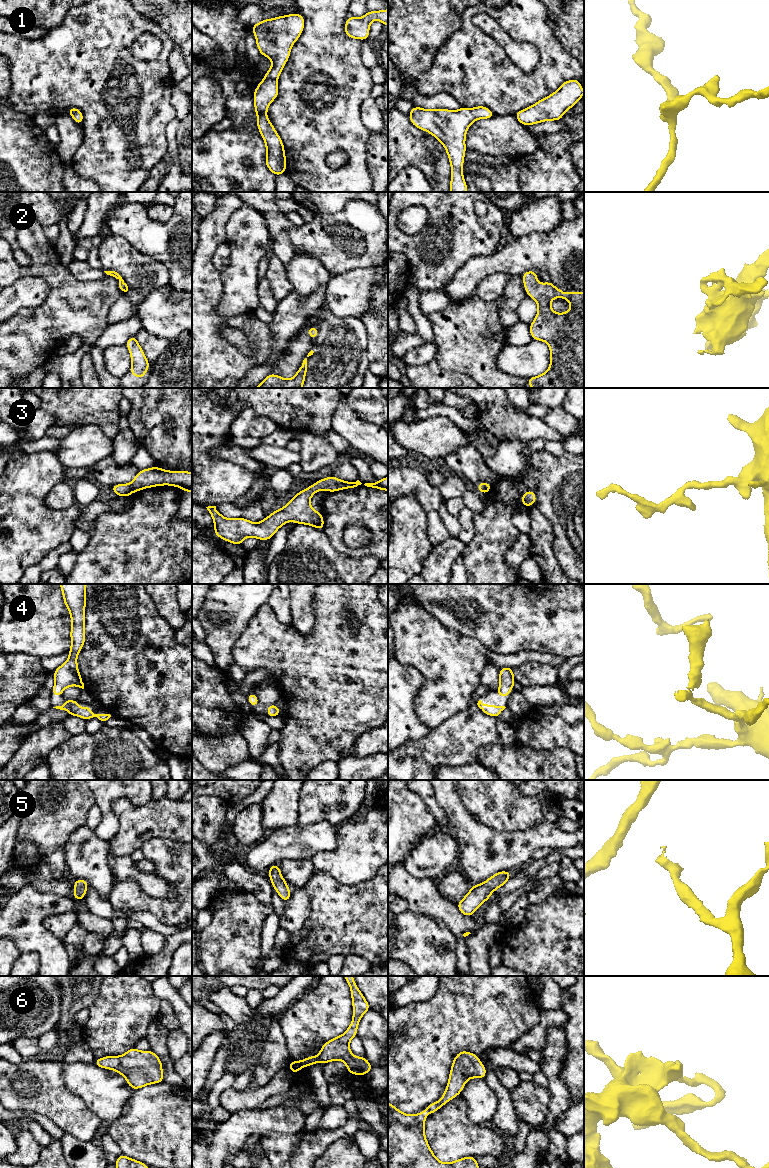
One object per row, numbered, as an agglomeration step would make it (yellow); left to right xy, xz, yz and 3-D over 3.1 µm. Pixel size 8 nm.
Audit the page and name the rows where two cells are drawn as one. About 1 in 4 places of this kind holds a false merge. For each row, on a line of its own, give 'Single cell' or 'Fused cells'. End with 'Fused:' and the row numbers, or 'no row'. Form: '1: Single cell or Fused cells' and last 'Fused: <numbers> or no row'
1: Single cell
2: Single cell
3: Single cell
4: Single cell
5: Single cell
6: Single cell
Fused: no row

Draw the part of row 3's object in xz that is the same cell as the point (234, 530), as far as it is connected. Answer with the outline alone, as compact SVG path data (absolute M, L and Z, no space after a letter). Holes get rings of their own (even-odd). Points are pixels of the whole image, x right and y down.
M329 476L320 479L315 484L298 492L282 509L277 509L260 523L253 523L245 518L224 518L216 506L206 507L214 521L214 533L219 538L236 545L242 545L246 537L255 537L258 540L269 540L285 523L294 521L296 524L311 525L323 531L324 519L321 512L315 511L309 504L313 494L319 490L335 492L337 490L357 487L362 483L342 481Z

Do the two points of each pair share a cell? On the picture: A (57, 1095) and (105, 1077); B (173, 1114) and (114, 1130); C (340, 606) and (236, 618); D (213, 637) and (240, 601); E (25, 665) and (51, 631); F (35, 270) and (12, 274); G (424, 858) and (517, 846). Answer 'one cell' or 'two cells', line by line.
A: two cells
B: one cell
C: two cells
D: one cell
E: two cells
F: one cell
G: two cells

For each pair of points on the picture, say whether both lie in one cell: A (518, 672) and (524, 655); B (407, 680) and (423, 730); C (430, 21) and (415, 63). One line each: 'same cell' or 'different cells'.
A: different cells
B: same cell
C: same cell

